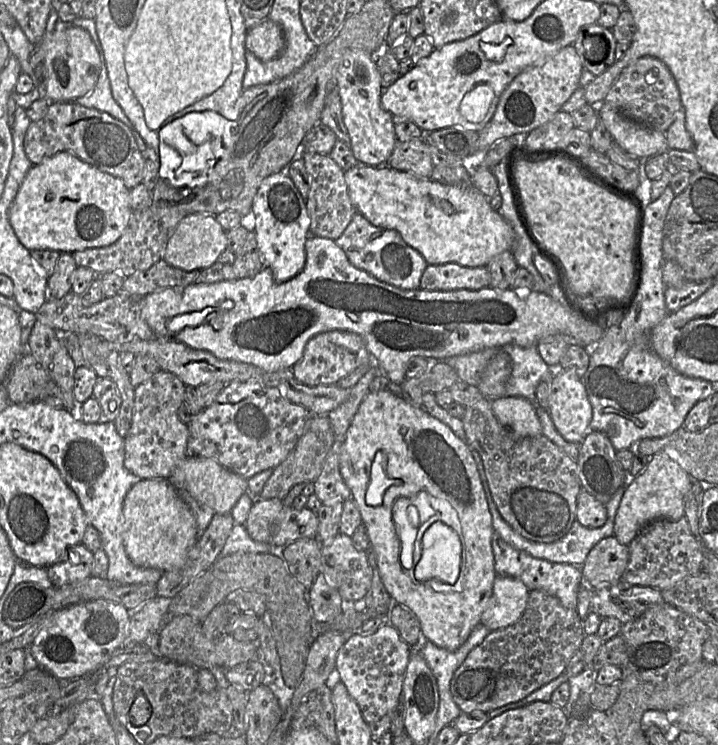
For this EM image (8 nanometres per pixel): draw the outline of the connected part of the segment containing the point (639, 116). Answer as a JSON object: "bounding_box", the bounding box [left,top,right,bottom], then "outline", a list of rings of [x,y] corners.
{"bounding_box":[604,56,682,133],"outline":[[[652,56],[641,57],[624,68],[610,88],[604,101],[613,105],[628,118],[663,133],[672,124],[675,113],[682,108],[679,89],[673,75],[661,60]]]}

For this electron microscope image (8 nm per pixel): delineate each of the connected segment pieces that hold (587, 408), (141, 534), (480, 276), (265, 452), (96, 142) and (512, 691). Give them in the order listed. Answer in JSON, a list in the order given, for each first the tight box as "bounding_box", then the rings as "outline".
[{"bounding_box":[548,370,593,444],"outline":[[[563,370],[550,381],[548,413],[563,438],[580,444],[589,432],[593,410],[582,379],[574,370]]]},{"bounding_box":[123,478,198,573],"outline":[[[155,478],[135,483],[125,496],[123,517],[123,540],[126,553],[140,567],[158,569],[163,573],[177,570],[184,565],[190,550],[198,540],[195,516],[168,479]]]},{"bounding_box":[420,263,490,291],"outline":[[[457,263],[428,265],[420,280],[420,289],[449,291],[480,290],[490,287],[487,266],[466,267]]]},{"bounding_box":[187,382,310,480],"outline":[[[233,382],[225,386],[211,406],[193,416],[189,424],[187,454],[213,459],[248,480],[264,470],[276,468],[285,460],[301,437],[310,416],[305,408],[290,401],[276,388],[256,382]]]},{"bounding_box":[24,102,145,190],"outline":[[[73,102],[50,103],[45,115],[32,122],[28,128],[24,148],[33,165],[57,153],[70,152],[97,169],[119,178],[129,190],[142,183],[145,175],[145,159],[131,130],[106,112]]]},{"bounding_box":[450,590,585,713],"outline":[[[531,590],[522,617],[512,625],[491,631],[481,644],[469,652],[464,662],[457,668],[450,682],[453,700],[464,713],[476,710],[488,713],[520,701],[563,674],[585,636],[582,619],[576,610],[565,607],[557,597],[544,591]]]}]

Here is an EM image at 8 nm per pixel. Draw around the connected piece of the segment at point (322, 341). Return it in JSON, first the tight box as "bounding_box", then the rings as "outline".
{"bounding_box":[291,330,371,386],"outline":[[[332,330],[317,334],[306,344],[303,356],[291,368],[295,378],[307,386],[335,385],[359,366],[370,361],[371,355],[358,334]]]}

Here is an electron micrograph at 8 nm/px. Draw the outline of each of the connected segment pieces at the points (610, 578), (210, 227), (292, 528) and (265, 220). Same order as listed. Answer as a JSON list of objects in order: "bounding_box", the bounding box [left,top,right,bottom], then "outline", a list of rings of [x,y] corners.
[{"bounding_box":[580,536,628,588],"outline":[[[610,536],[591,549],[580,568],[585,584],[595,588],[621,581],[628,562],[628,546]]]},{"bounding_box":[163,213,226,271],"outline":[[[196,213],[183,218],[171,232],[163,259],[169,265],[184,271],[203,270],[217,262],[226,249],[226,232],[215,216]]]},{"bounding_box":[244,499,318,547],"outline":[[[255,499],[244,527],[258,542],[284,547],[302,538],[316,538],[318,517],[308,508],[295,509],[279,499]]]},{"bounding_box":[250,172,310,283],"outline":[[[286,172],[272,174],[262,181],[253,199],[250,217],[259,251],[274,280],[283,283],[298,275],[306,262],[305,242],[310,236],[310,218],[305,199]]]}]

